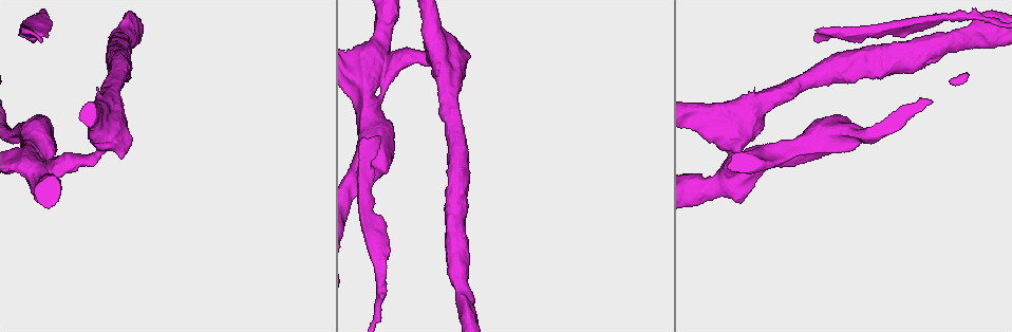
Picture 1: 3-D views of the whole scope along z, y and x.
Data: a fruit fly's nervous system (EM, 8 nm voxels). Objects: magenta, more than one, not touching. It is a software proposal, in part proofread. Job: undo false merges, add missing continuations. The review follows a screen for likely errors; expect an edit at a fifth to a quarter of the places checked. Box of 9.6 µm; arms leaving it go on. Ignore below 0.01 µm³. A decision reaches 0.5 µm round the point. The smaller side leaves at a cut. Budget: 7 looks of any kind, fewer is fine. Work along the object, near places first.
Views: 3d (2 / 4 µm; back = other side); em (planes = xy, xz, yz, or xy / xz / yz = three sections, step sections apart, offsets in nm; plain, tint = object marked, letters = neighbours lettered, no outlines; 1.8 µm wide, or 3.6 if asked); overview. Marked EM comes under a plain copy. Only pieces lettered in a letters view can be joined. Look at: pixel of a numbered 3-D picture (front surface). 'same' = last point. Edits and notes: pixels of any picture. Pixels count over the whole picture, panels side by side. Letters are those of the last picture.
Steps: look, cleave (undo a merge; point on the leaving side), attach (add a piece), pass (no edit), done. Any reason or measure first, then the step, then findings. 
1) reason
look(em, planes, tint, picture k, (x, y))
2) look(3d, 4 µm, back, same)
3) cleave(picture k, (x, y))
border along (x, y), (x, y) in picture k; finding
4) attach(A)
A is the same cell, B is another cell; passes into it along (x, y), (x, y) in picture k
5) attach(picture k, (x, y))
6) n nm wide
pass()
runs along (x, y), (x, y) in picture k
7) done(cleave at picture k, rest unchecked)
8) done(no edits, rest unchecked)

free end
look(3d, 2 µm, back, picture 1, (385, 221))

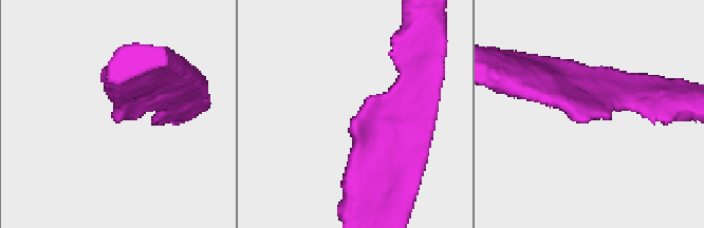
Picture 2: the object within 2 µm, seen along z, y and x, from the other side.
shape alone is not enough
look(em, 3.6 µm, xz, step 16, tint, picture 2, (589, 119))

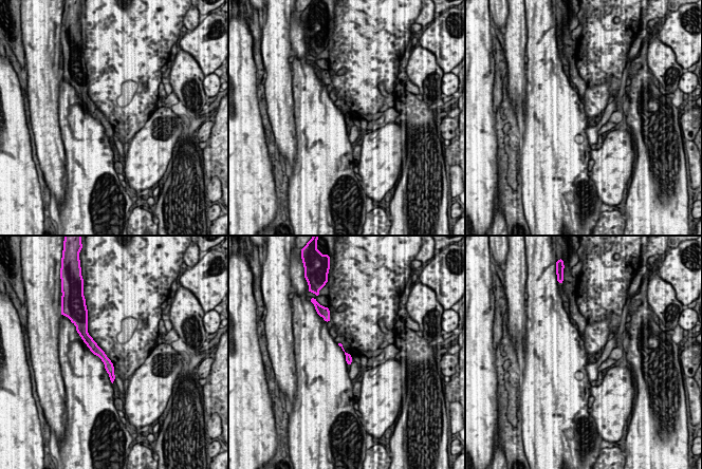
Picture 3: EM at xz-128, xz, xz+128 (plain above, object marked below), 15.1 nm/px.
cut it another way
look(em, 3.6 µm, planes, letters, same)

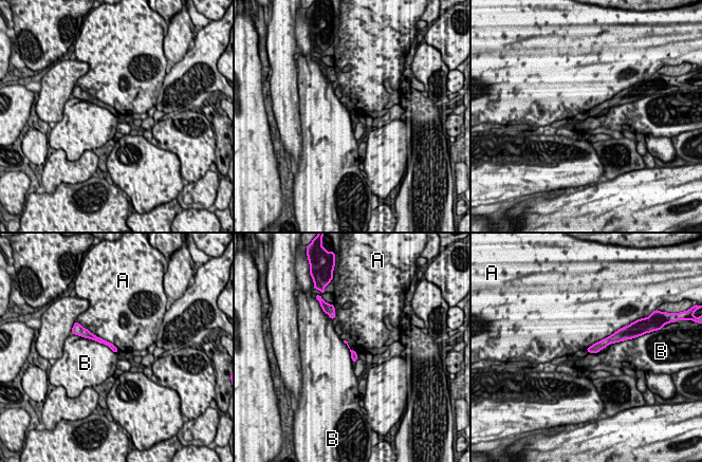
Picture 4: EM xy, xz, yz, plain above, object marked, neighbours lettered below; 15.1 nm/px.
pass()
A and B are other cells; border along (624, 339), (589, 353) in picture 4; no lettered piece goes on from it

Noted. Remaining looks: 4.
sudden change in width
look(3d, 2 µm, picture 1, (831, 35))

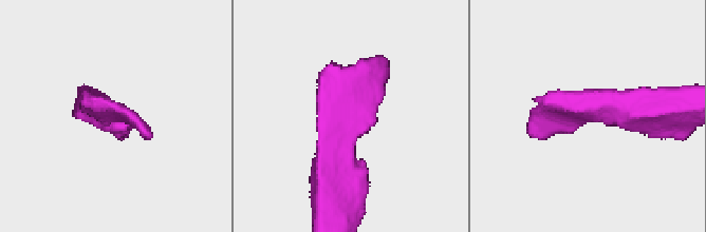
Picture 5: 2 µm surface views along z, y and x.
now the EM
look(em, planes, tint, picture 5, (334, 119))

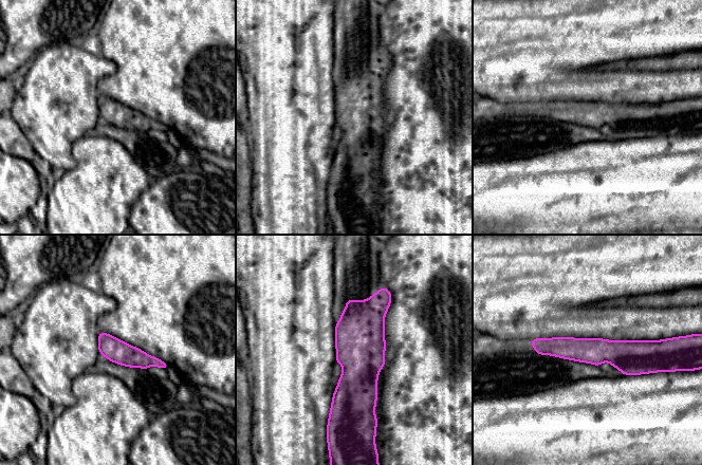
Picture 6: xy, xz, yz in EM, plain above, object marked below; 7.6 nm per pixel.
see the neighbours
look(em, planes, letters, same)

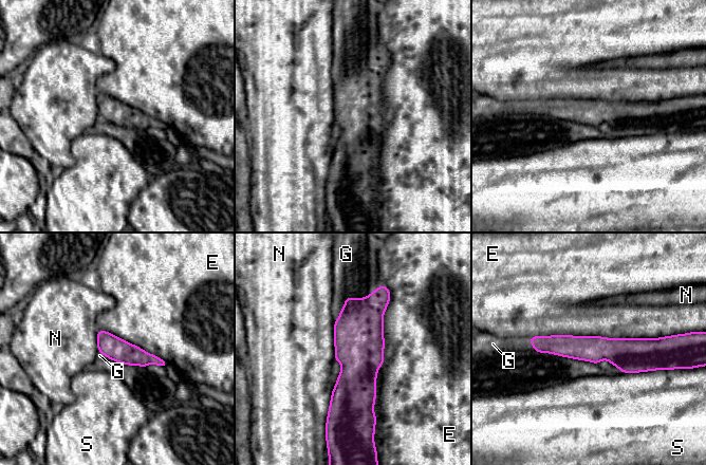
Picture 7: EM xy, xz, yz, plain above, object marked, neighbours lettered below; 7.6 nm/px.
attach(G)
G is the same cell, E, N and S are other cells; passes into it along (358, 331), (361, 298), (342, 282) in picture 7; it goes on there

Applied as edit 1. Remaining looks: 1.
done(attach at picture 7, rest unchecked)

